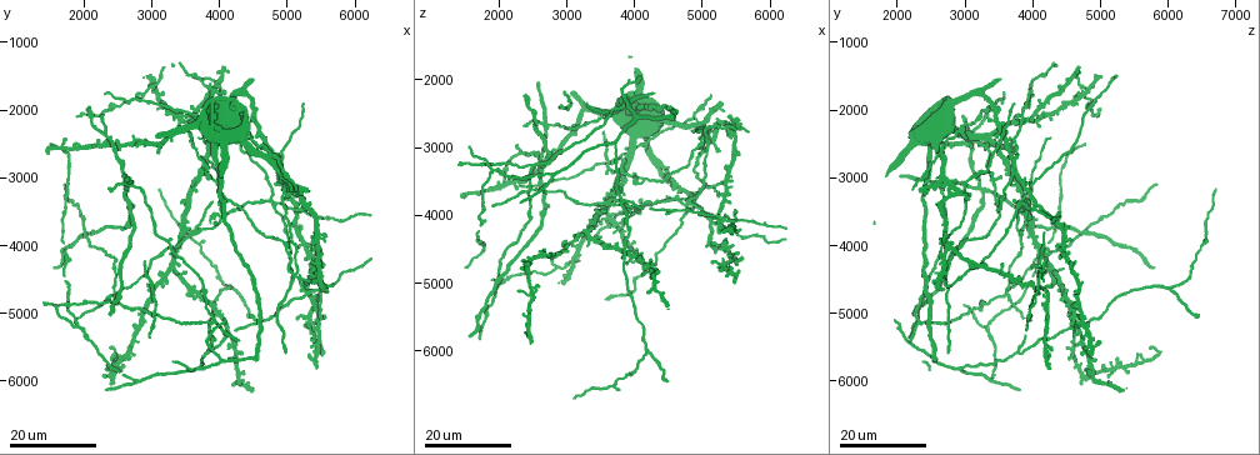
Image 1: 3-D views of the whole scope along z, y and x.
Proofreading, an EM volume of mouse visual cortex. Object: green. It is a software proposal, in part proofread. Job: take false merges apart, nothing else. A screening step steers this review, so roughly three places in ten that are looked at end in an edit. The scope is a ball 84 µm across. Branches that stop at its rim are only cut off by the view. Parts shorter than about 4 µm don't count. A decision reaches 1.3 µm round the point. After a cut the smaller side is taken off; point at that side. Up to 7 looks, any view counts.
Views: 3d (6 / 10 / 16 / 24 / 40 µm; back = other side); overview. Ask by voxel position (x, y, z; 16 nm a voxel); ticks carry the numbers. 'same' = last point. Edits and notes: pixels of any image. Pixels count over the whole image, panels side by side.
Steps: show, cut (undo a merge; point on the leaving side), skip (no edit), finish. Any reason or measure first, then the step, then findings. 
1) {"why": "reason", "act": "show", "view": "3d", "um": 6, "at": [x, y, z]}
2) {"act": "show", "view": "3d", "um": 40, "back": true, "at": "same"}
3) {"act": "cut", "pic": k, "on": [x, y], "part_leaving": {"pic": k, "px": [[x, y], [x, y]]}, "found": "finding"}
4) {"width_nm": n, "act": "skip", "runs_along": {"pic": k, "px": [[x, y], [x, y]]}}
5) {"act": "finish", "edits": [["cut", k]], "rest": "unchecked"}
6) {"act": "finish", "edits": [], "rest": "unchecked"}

{"why": "three arms meet", "act": "show", "view": "3d", "um": 24, "at": [3850, 5600, 3750]}

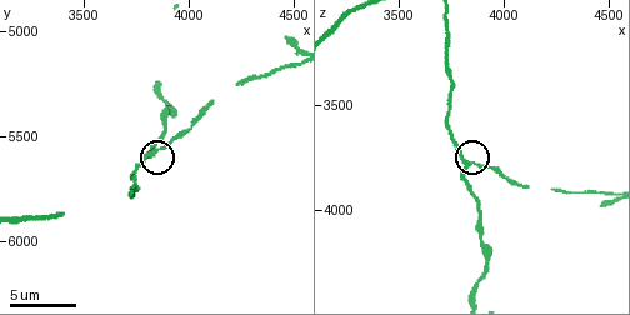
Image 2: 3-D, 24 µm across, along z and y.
{"act": "show", "view": "3d", "um": 10, "at": [3850, 5570, 3780]}

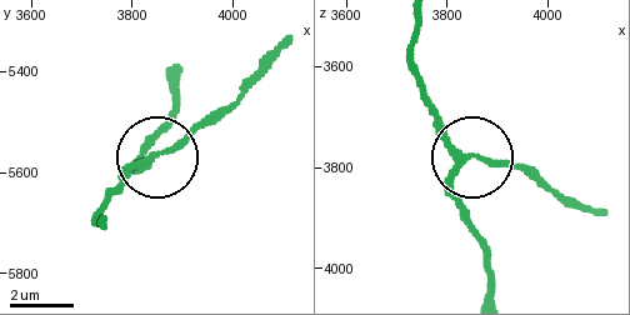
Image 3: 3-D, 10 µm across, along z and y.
{"width_nm": 190, "act": "skip", "runs_along": {"pic": 3, "px": [[415, 23], [415, 71], [446, 136], [471, 158], [533, 168]]}, "found": "continuous, no second neuron"}

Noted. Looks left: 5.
{"why": "a fork", "act": "show", "view": "3d", "um": 24, "at": [2500, 4850, 3300]}

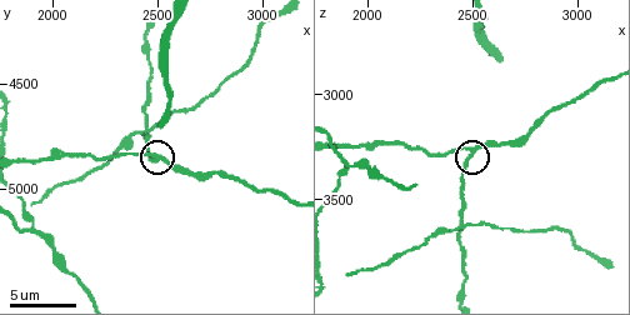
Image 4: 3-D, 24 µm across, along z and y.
{"act": "show", "view": "3d", "um": 10, "at": [2500, 4850, 3260]}

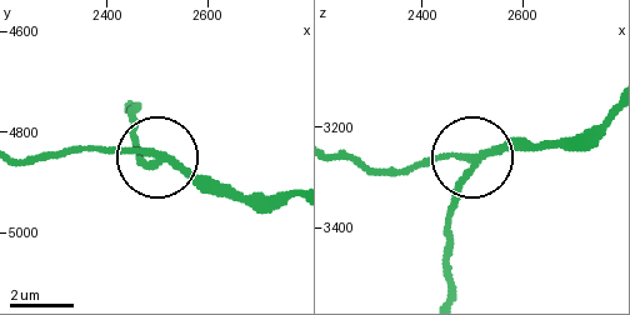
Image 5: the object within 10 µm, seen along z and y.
{"act": "skip", "runs_along": {"pic": 5, "px": [[450, 293], [450, 204], [471, 159], [434, 156], [380, 173]]}, "found": "all the same neuron"}

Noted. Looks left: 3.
{"why": "a fork", "act": "show", "view": "3d", "um": 16, "at": [3900, 5150, 2300]}

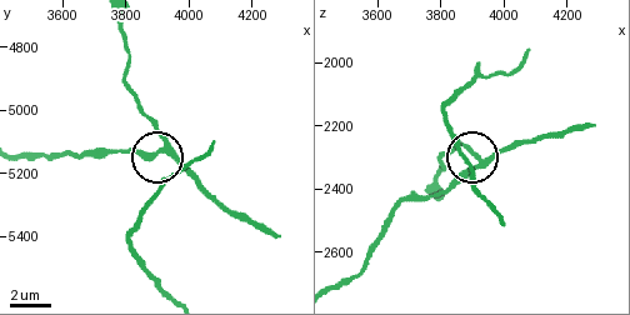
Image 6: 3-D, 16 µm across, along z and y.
{"why": "closer look", "act": "show", "view": "3d", "um": 6, "at": [3940, 5130, 2320]}

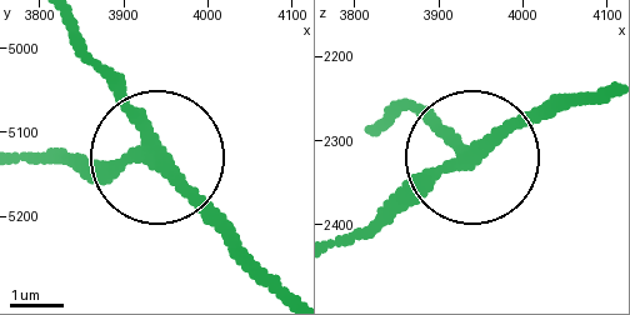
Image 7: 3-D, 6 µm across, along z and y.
{"act": "skip", "runs_along": {"pic": 7, "px": [[341, 246], [565, 103]]}, "found": "all the same neuron"}

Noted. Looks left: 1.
{"act": "finish", "edits": [], "rest": "unchecked"}

